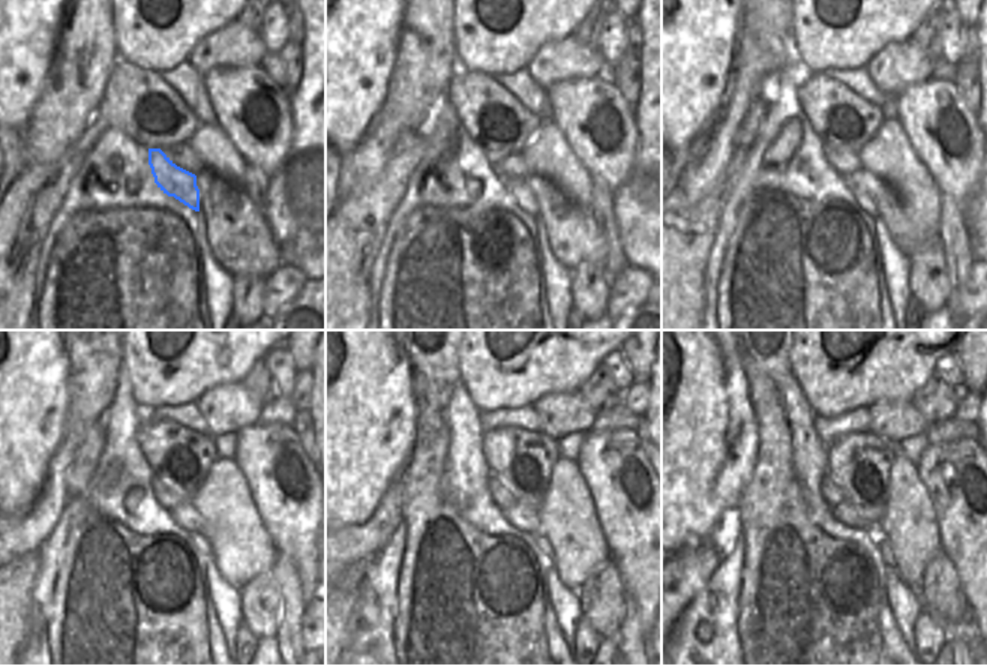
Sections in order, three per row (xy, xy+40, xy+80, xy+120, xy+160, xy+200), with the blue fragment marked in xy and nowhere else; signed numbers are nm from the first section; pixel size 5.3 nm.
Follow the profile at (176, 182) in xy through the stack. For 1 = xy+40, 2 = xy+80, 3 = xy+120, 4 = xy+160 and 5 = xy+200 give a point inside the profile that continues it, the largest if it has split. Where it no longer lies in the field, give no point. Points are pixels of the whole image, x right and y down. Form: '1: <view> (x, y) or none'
1: xy+40 (518, 188)
2: xy+80 (864, 201)
3: xy+120 (198, 543)
4: xy+160 (542, 542)
5: xy+200 (882, 545)

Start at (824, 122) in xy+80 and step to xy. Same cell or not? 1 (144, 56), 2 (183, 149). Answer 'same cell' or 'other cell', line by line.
1: other cell
2: other cell

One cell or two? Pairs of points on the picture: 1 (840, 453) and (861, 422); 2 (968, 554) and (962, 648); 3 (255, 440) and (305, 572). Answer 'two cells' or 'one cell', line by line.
1: two cells
2: two cells
3: one cell

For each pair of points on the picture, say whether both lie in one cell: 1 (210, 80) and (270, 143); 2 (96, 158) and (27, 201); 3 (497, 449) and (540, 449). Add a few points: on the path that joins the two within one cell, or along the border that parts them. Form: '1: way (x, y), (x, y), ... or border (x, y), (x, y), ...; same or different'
1: way (228, 98), (240, 110), (240, 120), (252, 134); same
2: border (93, 144), (71, 180), (62, 201); different
3: way (507, 449), (530, 449); same

